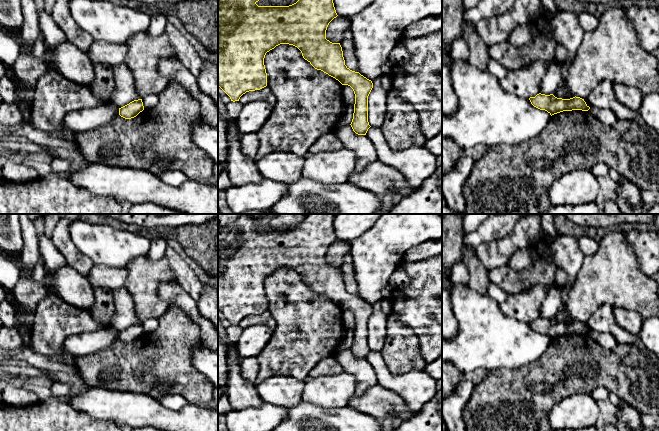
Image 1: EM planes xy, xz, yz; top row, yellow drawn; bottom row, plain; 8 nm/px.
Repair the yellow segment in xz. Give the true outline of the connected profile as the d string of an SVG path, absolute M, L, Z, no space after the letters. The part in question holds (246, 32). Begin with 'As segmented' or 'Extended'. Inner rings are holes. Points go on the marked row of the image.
As segmented. M218 0L218 87L233 102L239 101L246 92L266 87L266 53L280 44L293 45L315 69L353 89L355 104L350 125L356 134L366 135L371 127L368 122L368 96L373 83L345 65L340 43L326 39L329 23L338 16L333 0L298 0L289 6L258 6L258 1Z

